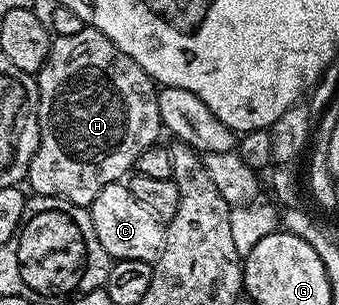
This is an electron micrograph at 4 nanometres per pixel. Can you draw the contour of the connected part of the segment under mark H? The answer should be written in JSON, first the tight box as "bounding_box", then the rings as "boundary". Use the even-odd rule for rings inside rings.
{"bounding_box":[28,28,164,208],"boundary":[[[93,28],[51,41],[48,63],[37,72],[38,123],[42,135],[36,156],[32,156],[28,183],[35,195],[56,196],[88,208],[96,200],[100,188],[125,179],[135,169],[140,152],[159,141],[158,133],[163,133],[164,127],[158,107],[158,90],[154,79],[147,76],[132,56],[120,52],[108,36]],[[61,50],[66,50],[66,58],[57,62]]]}

